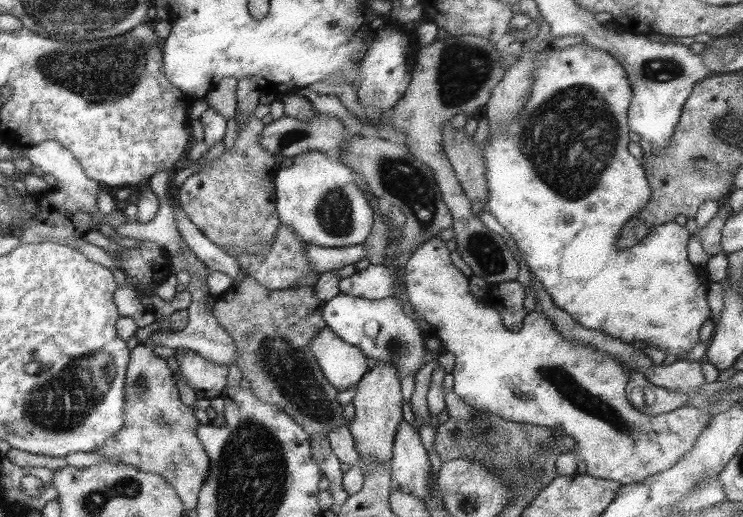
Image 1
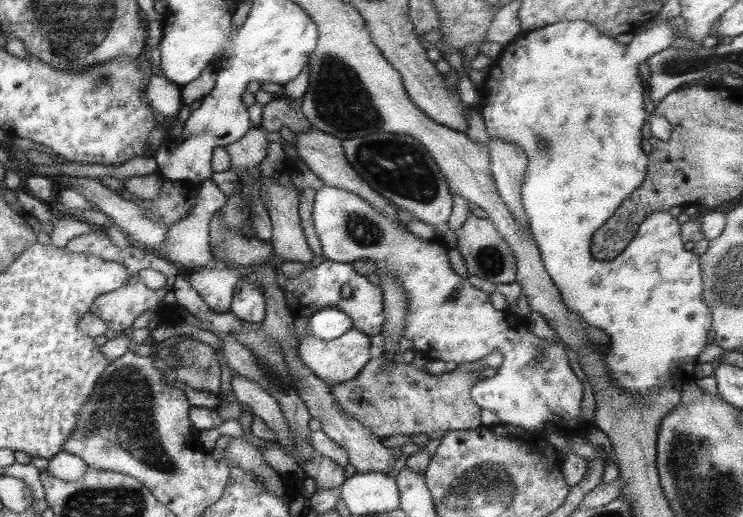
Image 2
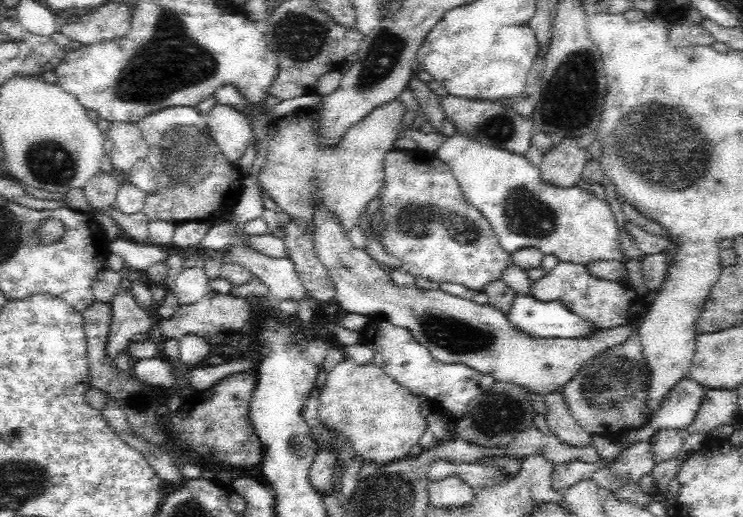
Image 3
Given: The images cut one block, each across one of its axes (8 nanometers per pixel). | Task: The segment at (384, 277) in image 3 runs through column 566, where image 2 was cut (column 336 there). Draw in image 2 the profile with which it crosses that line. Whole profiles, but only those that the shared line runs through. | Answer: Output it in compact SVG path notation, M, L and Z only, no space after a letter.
M309 317L295 319L294 332L301 338L298 356L318 378L329 385L353 380L370 358L370 337L355 328L334 340L318 340L307 331Z

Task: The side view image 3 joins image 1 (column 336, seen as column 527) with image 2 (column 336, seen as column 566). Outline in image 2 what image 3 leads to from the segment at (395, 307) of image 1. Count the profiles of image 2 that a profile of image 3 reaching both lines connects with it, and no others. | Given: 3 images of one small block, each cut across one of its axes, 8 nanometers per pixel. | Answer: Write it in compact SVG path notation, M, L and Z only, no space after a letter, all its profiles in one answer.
M322 308L307 322L307 331L318 340L334 340L352 329L352 319L339 308Z

